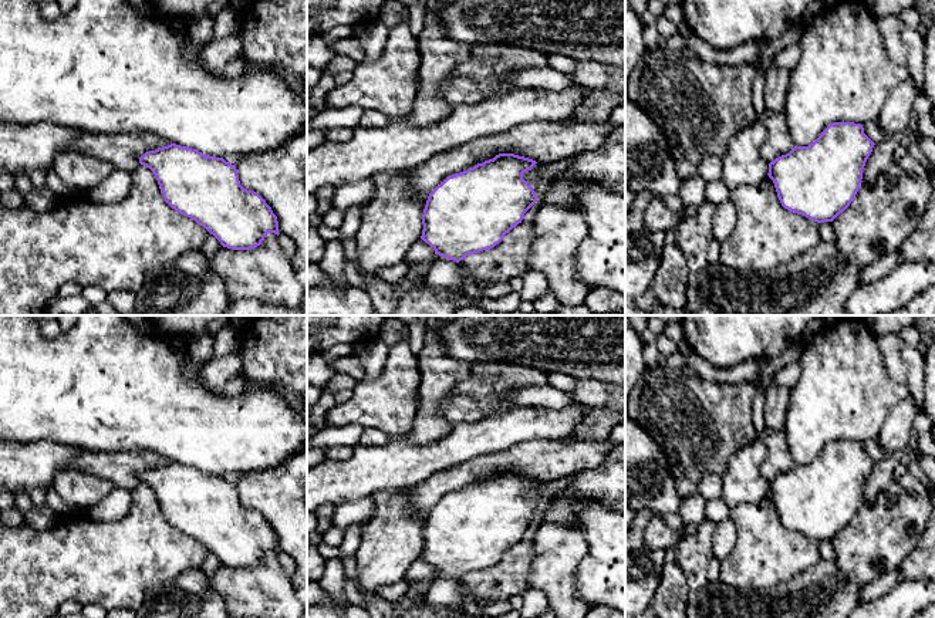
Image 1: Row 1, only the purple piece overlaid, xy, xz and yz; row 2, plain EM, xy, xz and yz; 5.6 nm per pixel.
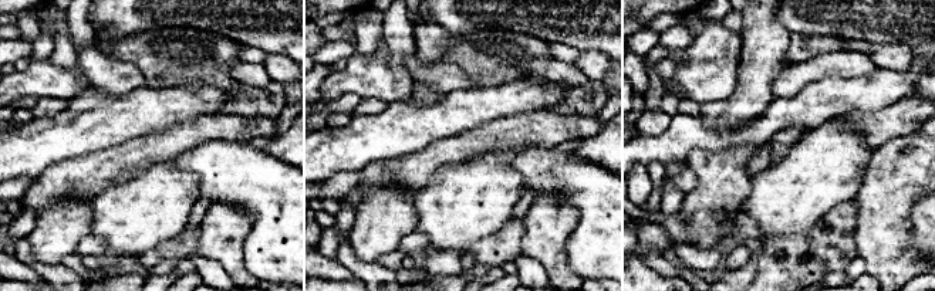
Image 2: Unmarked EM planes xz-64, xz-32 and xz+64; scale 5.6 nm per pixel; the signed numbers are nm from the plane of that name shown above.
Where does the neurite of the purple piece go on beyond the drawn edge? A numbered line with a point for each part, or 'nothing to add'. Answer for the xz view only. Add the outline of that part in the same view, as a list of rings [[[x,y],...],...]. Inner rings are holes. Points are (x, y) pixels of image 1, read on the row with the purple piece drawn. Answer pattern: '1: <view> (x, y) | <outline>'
nothing to add

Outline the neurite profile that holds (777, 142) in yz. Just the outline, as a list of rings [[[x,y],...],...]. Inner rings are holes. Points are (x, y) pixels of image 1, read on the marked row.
[[[764,109],[759,121],[766,128],[766,141],[762,146],[762,156],[767,163],[789,153],[794,148],[794,142],[789,135],[787,122],[783,114],[774,114]]]

